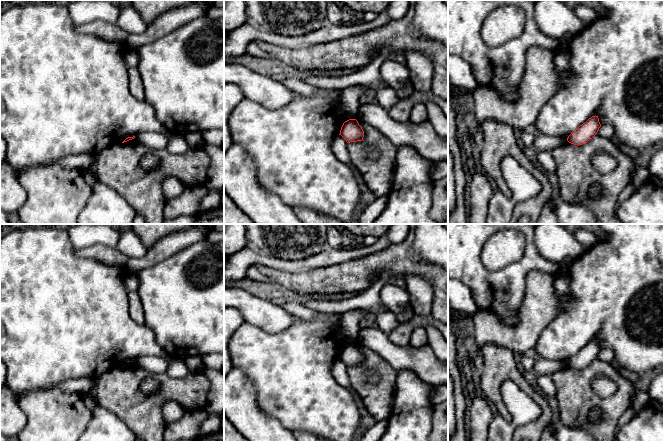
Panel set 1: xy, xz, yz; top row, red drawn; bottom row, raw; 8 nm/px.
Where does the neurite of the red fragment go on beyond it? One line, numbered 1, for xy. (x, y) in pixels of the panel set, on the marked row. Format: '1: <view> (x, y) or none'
1: none

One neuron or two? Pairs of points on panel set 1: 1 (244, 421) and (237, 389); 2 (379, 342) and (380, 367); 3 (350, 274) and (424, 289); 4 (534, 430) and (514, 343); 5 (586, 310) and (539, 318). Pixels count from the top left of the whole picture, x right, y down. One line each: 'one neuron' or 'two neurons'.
1: one neuron
2: two neurons
3: two neurons
4: two neurons
5: two neurons

